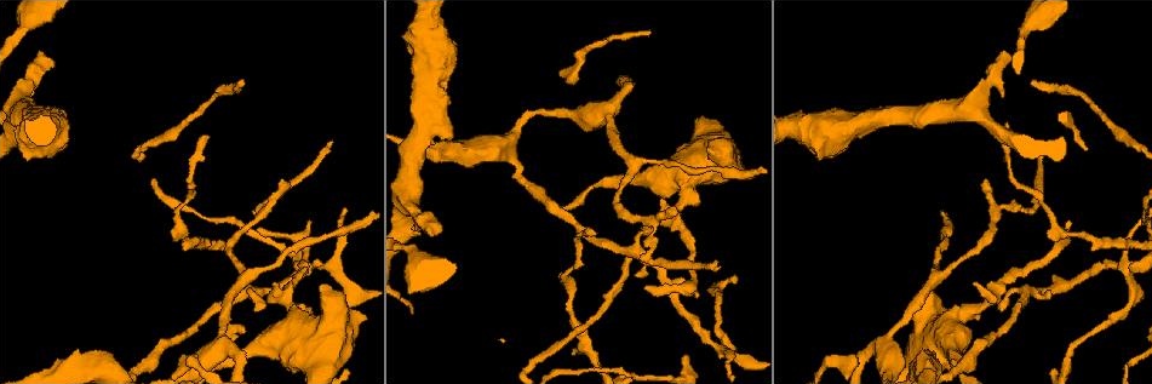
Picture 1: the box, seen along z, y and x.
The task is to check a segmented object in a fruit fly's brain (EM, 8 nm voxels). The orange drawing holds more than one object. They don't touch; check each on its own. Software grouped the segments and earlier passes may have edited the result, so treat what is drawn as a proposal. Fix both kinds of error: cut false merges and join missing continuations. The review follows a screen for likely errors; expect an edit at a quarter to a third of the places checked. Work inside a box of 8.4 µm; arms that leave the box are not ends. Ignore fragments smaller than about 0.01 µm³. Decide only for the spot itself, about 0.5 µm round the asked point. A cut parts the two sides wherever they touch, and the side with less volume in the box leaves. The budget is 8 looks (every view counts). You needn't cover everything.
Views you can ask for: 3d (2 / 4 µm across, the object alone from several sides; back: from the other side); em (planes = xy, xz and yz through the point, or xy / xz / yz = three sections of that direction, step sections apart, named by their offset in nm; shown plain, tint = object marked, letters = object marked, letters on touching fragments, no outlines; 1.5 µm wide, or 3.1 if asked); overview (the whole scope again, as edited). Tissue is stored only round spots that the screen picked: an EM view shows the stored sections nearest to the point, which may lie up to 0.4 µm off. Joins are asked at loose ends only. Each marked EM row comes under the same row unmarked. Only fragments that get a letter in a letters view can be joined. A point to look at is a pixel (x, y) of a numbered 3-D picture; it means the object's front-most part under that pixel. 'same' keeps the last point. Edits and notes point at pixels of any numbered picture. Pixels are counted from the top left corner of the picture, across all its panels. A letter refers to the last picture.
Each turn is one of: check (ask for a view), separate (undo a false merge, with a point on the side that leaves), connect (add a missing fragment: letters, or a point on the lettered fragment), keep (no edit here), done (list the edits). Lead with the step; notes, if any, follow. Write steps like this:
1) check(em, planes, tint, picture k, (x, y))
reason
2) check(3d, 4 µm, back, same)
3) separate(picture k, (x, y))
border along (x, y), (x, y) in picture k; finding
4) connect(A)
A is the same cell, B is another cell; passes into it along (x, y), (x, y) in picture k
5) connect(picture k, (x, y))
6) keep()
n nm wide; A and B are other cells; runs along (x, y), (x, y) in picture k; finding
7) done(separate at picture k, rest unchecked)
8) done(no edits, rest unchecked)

check(3d, 2 µm, back, picture 1, (55, 64))

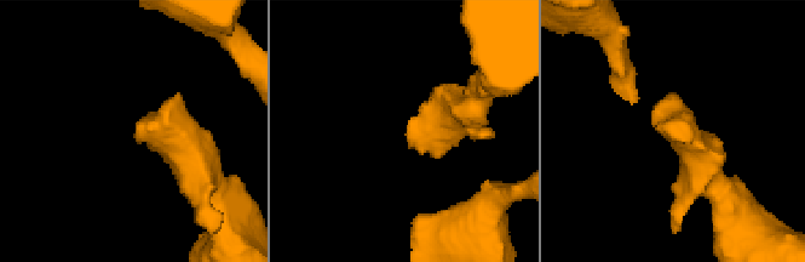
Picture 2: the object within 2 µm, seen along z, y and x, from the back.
check(em, planes, letters, picture 2, (670, 127))
shape alone is not enough

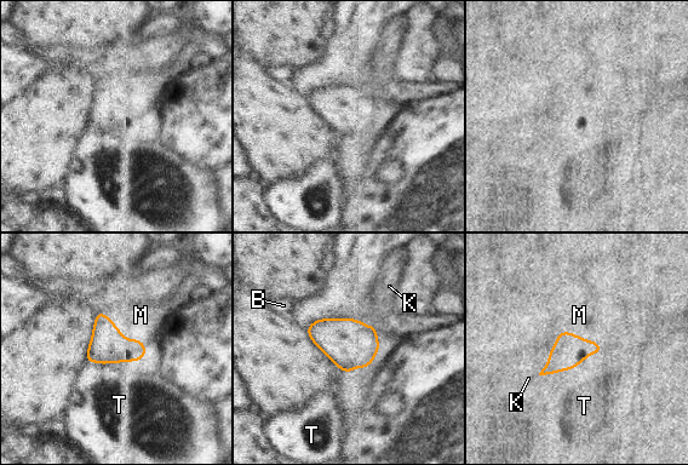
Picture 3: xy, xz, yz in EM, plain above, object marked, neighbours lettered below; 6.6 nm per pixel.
connect(M)
M is the same cell, B, K and T are other cells; passes into it along (107, 345), (121, 333), (141, 315) in picture 3; it goes on there

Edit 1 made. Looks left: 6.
check(3d, 4 µm, picture 1, (644, 178))

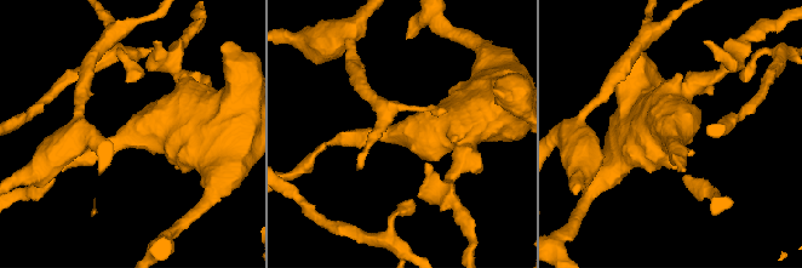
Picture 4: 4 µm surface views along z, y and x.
check(em, planes, letters, picture 4, (672, 136))
arms of 220, 650 nm

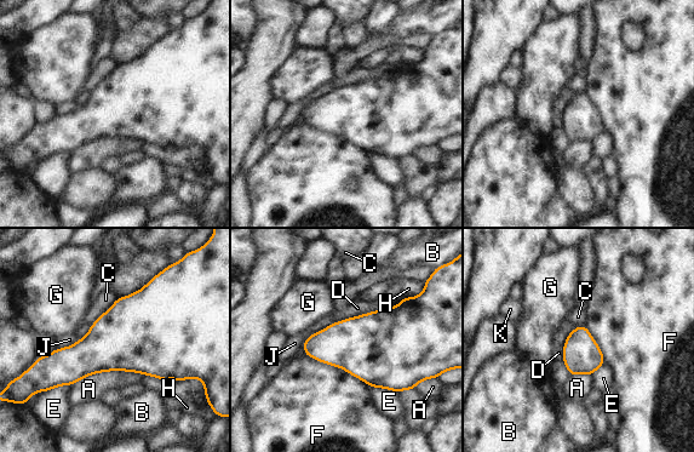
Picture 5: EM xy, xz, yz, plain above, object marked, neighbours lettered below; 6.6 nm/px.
keep()
440 nm wide; A, B, C, D, E, F, G, H, J and K are other cells; border along (402, 297), (396, 305), (336, 322) in picture 5; all the same neuron

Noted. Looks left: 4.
check(em, planes, letters, picture 1, (257, 232))
thin end

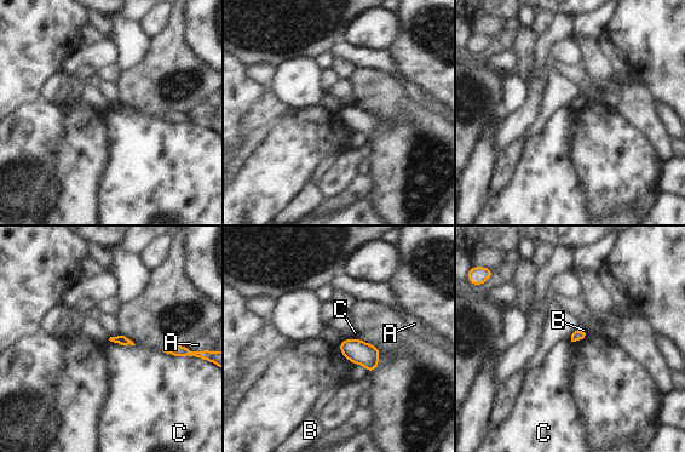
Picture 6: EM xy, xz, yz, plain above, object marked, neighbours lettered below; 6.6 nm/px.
keep()
A, B and C are other cells; border along (161, 350), (177, 356), (189, 356) in picture 6; no lettered fragment goes on from it

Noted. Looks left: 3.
done(connect at picture 3, rest unchecked)

